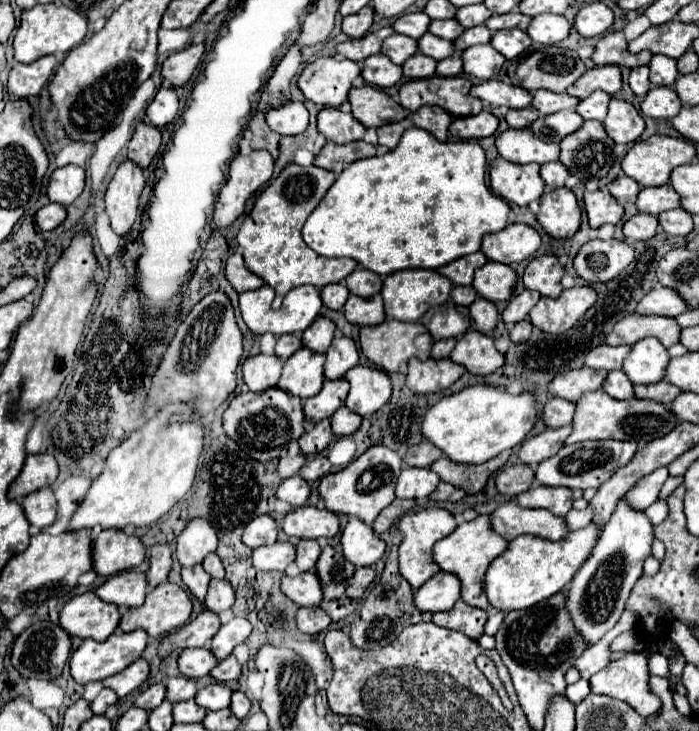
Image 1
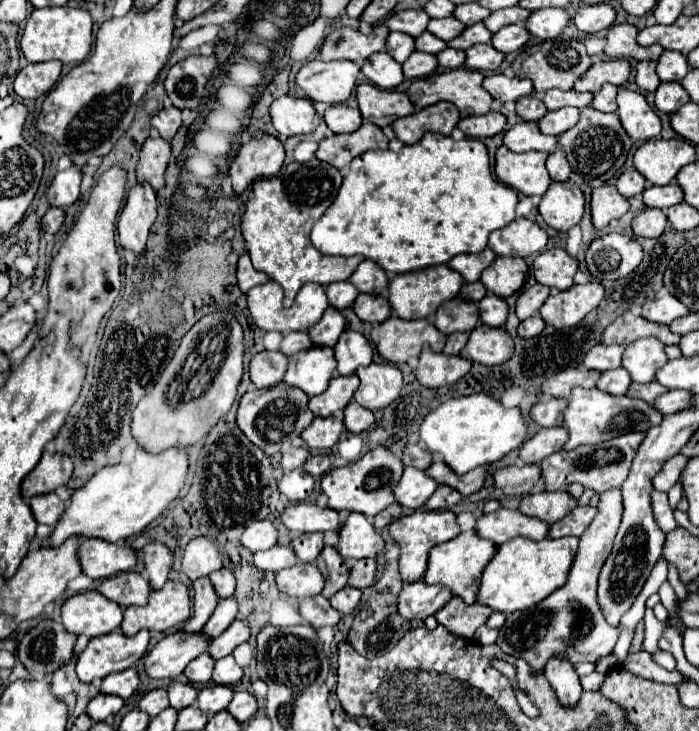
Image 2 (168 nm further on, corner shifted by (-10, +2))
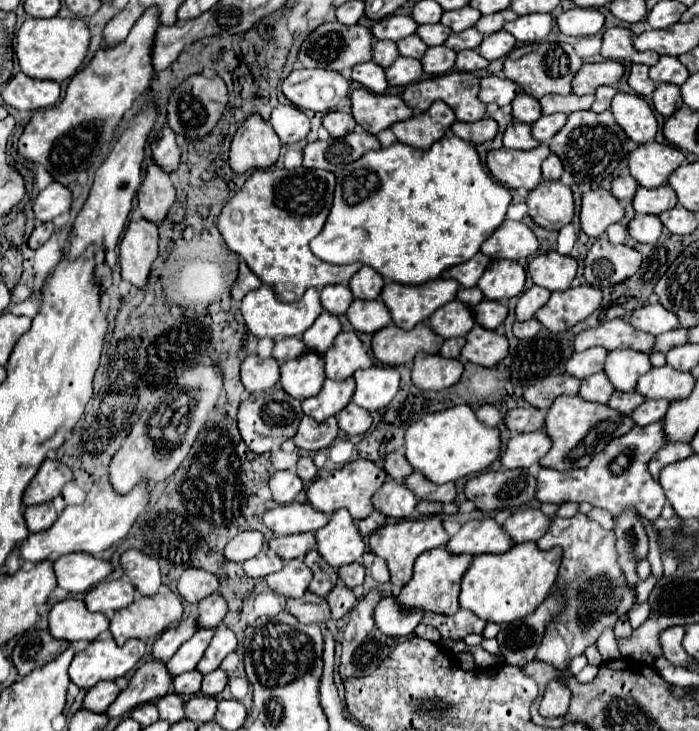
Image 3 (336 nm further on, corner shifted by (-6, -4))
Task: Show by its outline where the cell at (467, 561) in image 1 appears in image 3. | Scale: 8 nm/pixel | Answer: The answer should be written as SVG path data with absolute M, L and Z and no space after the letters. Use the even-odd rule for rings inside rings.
M444 547L422 553L416 559L412 579L396 595L396 603L406 609L420 609L420 611L432 611L432 613L442 613L442 615L454 615L460 609L460 605L458 605L460 579L464 575L466 567L470 565L470 561L472 561L470 555L448 555L448 551Z

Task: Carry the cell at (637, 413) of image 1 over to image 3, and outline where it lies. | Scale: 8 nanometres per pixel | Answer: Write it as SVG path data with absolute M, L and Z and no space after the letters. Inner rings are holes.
M560 395L554 399L552 407L548 409L546 423L544 423L544 433L550 437L552 447L550 451L538 461L540 467L550 467L556 471L570 471L574 467L586 467L594 455L598 455L612 439L628 433L634 427L634 421L608 405L600 403L590 403L584 401L582 397L570 397L570 395Z

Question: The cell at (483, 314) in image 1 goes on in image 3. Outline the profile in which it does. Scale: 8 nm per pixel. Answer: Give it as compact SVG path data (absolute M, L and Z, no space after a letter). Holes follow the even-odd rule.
M482 299L482 303L478 303L478 307L474 307L476 323L486 329L492 329L492 331L504 323L506 315L508 315L508 307L502 305L500 301Z

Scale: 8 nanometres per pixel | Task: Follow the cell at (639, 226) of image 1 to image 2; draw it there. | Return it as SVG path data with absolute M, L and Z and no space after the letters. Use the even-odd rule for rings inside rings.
M644 209L634 217L632 229L634 229L634 235L638 237L656 239L666 229L666 215L660 209Z

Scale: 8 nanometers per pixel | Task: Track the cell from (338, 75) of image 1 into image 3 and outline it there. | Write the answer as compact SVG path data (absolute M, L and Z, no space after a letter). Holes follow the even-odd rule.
M298 69L284 79L282 93L298 109L328 113L348 95L348 81L338 71Z

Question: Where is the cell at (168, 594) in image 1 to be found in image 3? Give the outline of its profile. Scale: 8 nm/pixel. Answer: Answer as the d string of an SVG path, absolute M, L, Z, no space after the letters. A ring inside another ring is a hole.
M166 585L154 597L140 597L110 619L110 633L122 647L128 639L148 639L162 635L170 625L178 623L184 613L182 601Z

